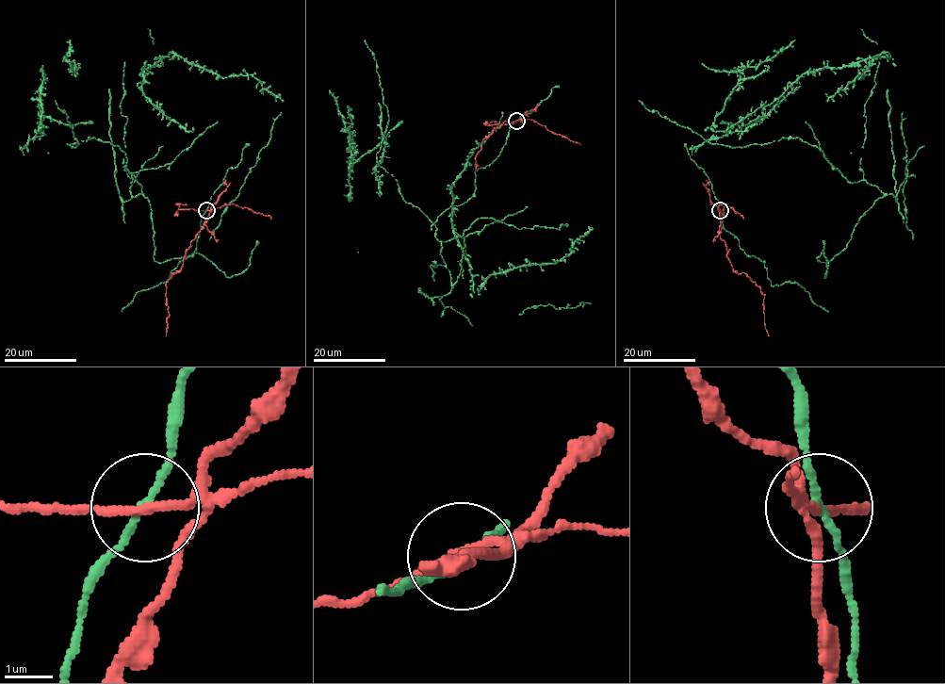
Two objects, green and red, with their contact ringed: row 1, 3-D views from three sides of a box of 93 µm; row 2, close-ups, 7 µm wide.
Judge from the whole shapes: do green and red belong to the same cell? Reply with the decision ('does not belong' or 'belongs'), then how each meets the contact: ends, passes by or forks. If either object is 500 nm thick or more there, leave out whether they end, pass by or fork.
does not belong | green passes by | red passes by

